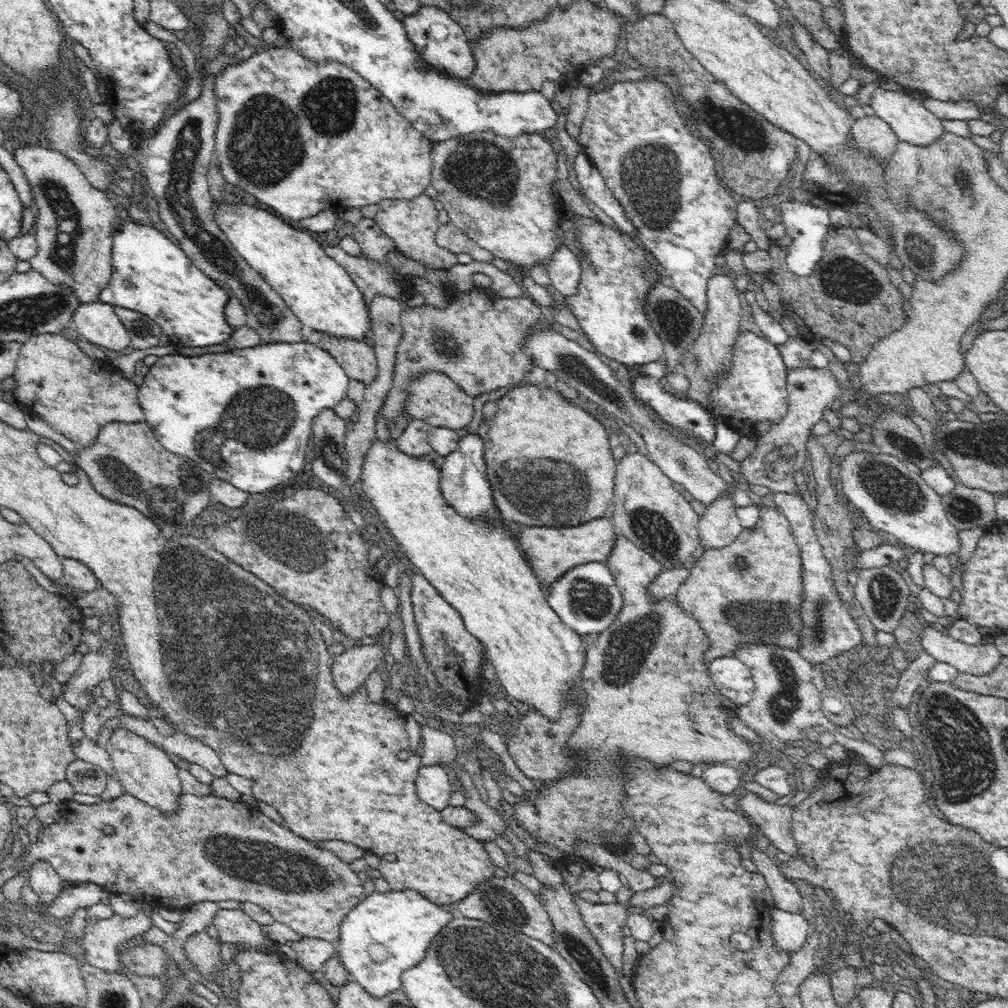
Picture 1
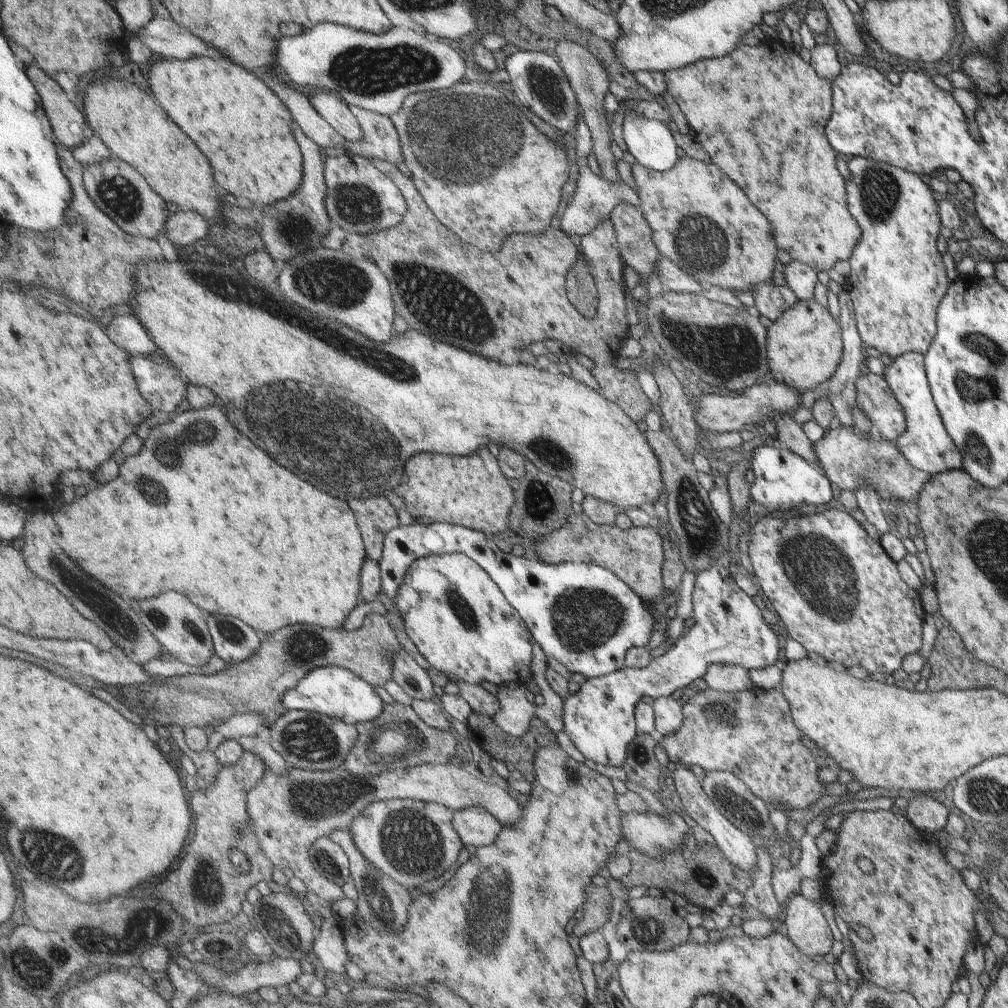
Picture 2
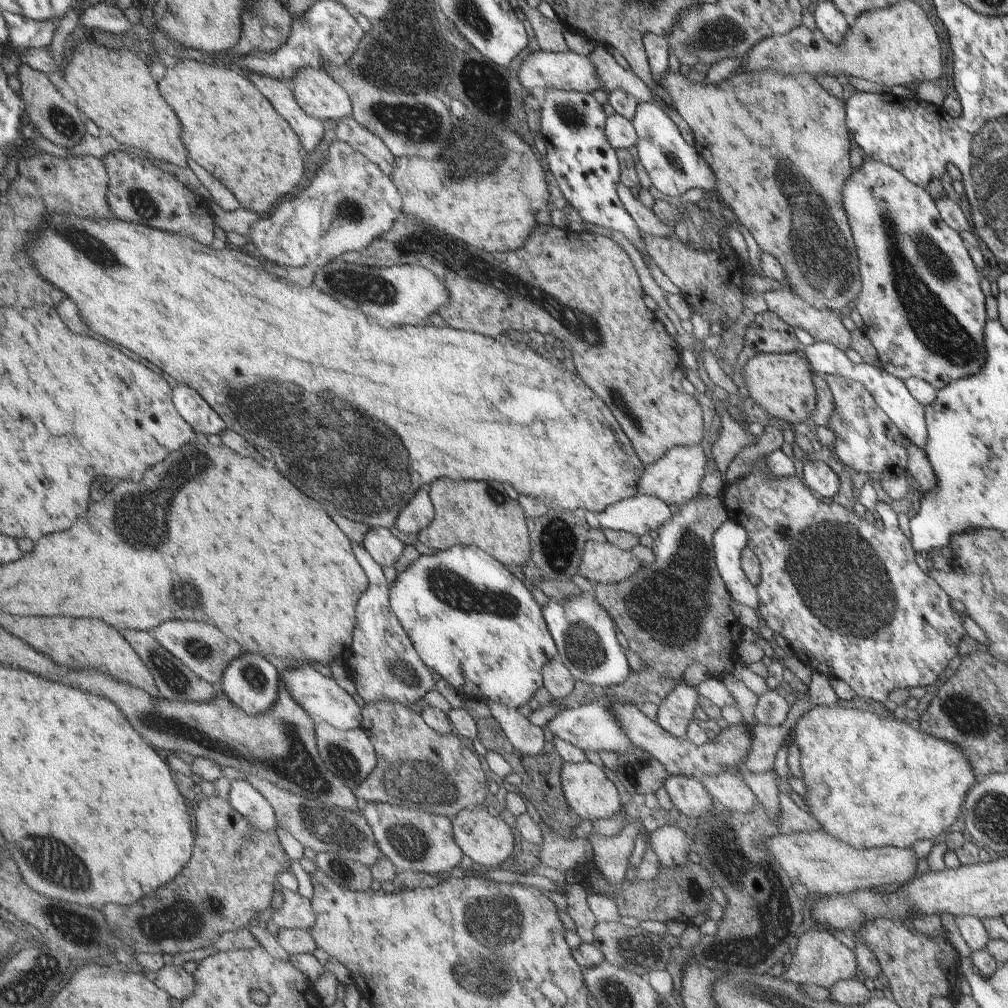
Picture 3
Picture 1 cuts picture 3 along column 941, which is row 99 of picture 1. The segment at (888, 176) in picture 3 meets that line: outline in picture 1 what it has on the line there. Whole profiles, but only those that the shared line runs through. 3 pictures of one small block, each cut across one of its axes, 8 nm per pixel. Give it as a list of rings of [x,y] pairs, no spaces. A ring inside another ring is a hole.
[[[289,46],[279,47],[279,49],[252,55],[248,62],[244,62],[238,68],[228,68],[222,76],[218,76],[218,94],[220,94],[220,104],[215,102],[219,114],[215,126],[215,144],[217,144],[216,156],[222,164],[224,176],[228,182],[254,194],[260,202],[274,206],[268,210],[272,210],[272,213],[278,212],[280,218],[301,221],[316,216],[323,210],[337,207],[360,210],[366,206],[378,205],[385,199],[414,201],[431,186],[431,159],[434,143],[418,132],[408,120],[402,118],[393,104],[381,92],[378,92],[378,89],[348,65],[338,63],[338,61],[312,61],[308,57],[303,58]]]

